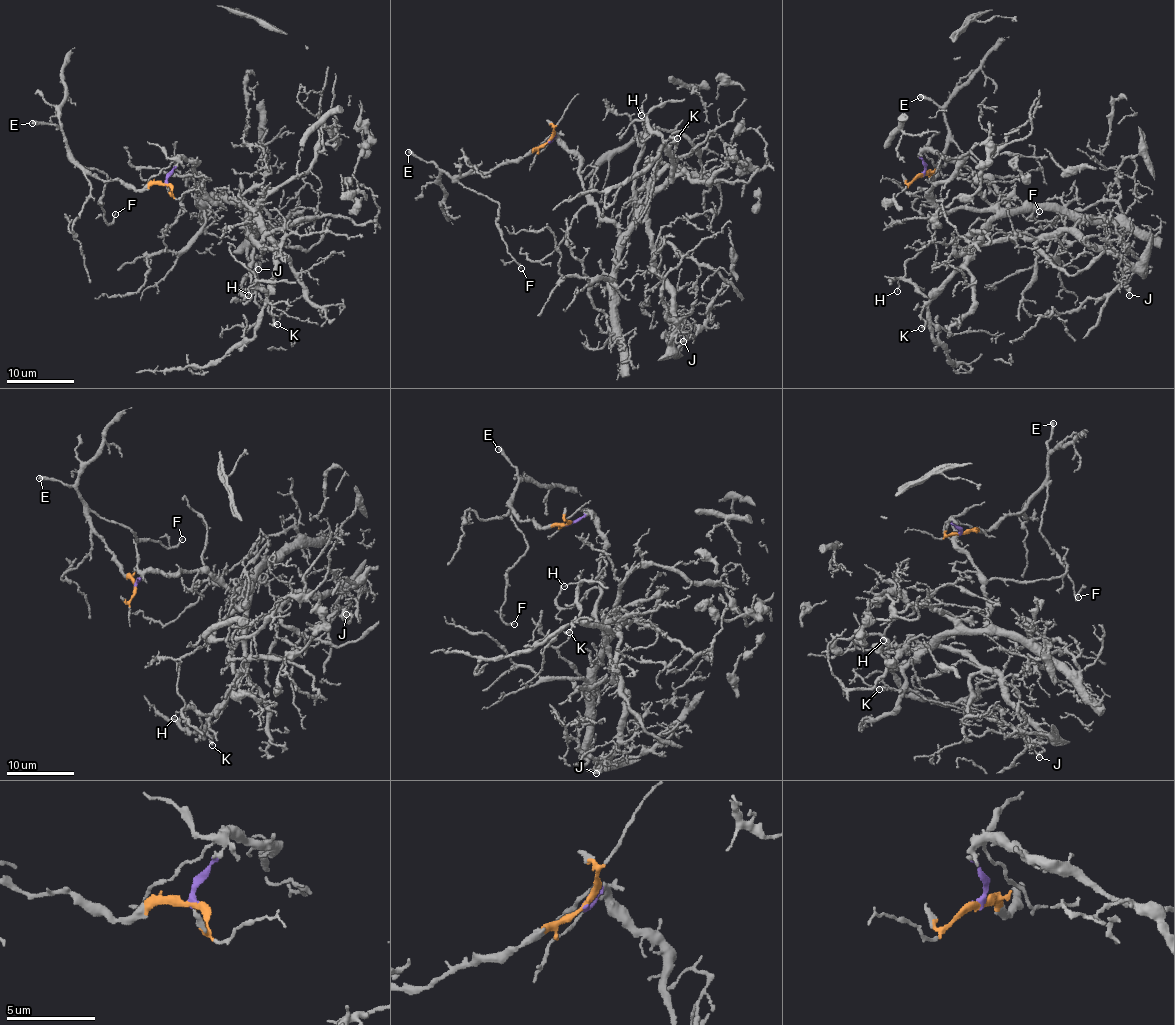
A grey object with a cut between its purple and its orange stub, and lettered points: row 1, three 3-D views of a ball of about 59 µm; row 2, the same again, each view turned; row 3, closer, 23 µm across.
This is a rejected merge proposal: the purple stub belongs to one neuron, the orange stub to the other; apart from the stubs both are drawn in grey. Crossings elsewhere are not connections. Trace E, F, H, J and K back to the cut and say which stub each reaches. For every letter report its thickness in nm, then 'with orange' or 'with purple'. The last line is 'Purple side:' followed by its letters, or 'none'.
E: calibre 400 nm; with orange
F: calibre 150 nm; with orange
H: calibre 110 nm; with purple
J: calibre 190 nm; with purple
K: calibre 240 nm; with purple
Purple side: H, J, K

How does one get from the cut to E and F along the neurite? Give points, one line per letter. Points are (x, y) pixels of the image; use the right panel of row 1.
E: (922, 173), (933, 177), (939, 166), (942, 166), (943, 150), (948, 140), (945, 112), (935, 102), (920, 96)
F: (922, 173), (933, 177), (945, 162), (943, 150), (950, 140), (988, 186), (1021, 213), (1032, 219), (1040, 211)

